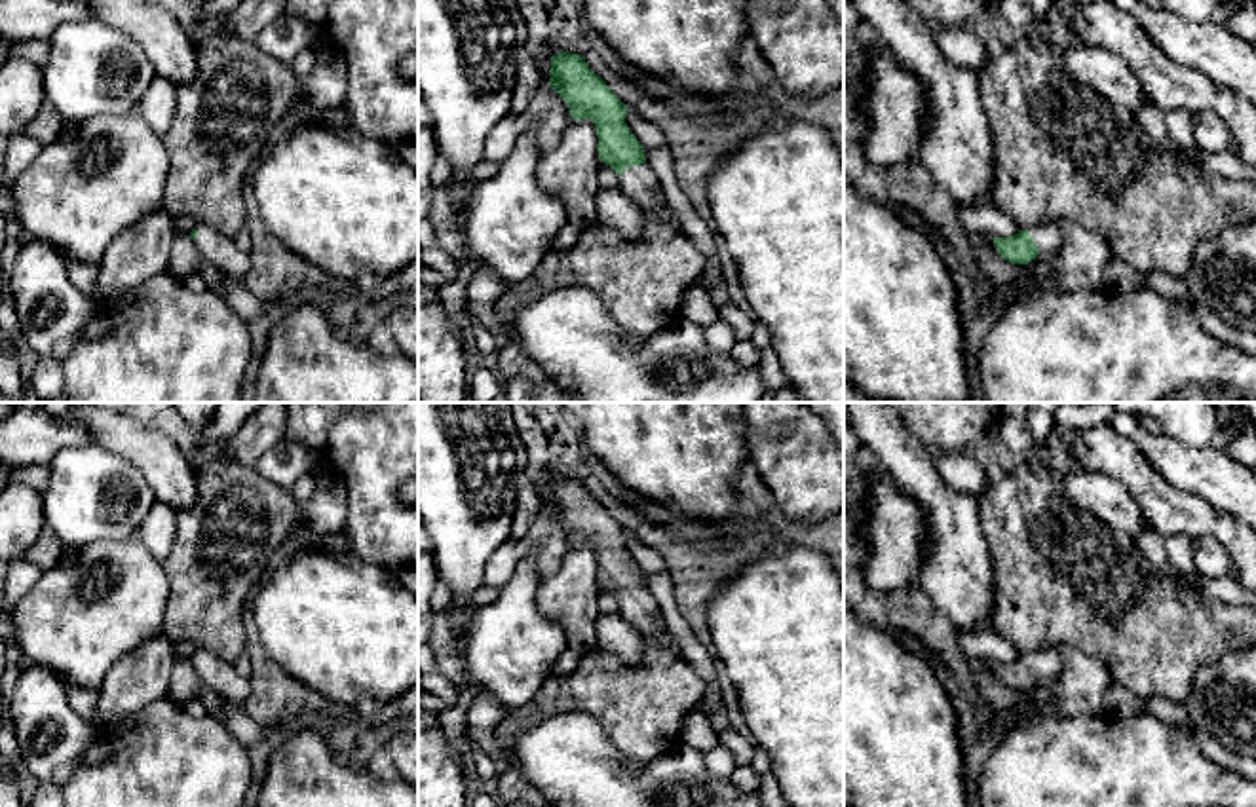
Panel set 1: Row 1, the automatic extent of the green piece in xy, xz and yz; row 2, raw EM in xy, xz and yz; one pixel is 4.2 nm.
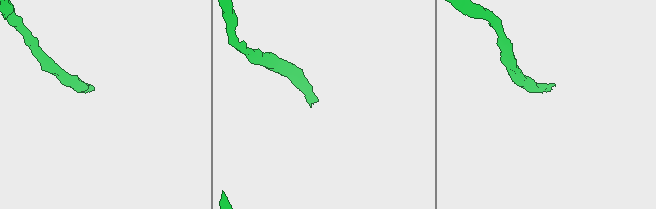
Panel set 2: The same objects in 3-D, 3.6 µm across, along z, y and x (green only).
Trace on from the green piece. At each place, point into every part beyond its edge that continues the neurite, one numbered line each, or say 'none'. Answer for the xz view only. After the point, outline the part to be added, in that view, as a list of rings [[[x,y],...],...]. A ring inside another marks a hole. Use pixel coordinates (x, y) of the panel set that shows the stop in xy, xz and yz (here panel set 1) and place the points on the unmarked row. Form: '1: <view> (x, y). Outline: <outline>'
1: xz (639, 608). Outline: [[[646,587],[640,591],[627,592],[623,596],[621,615],[631,625],[635,625],[644,634],[644,638],[656,638],[680,653],[678,642],[667,630],[657,600]]]

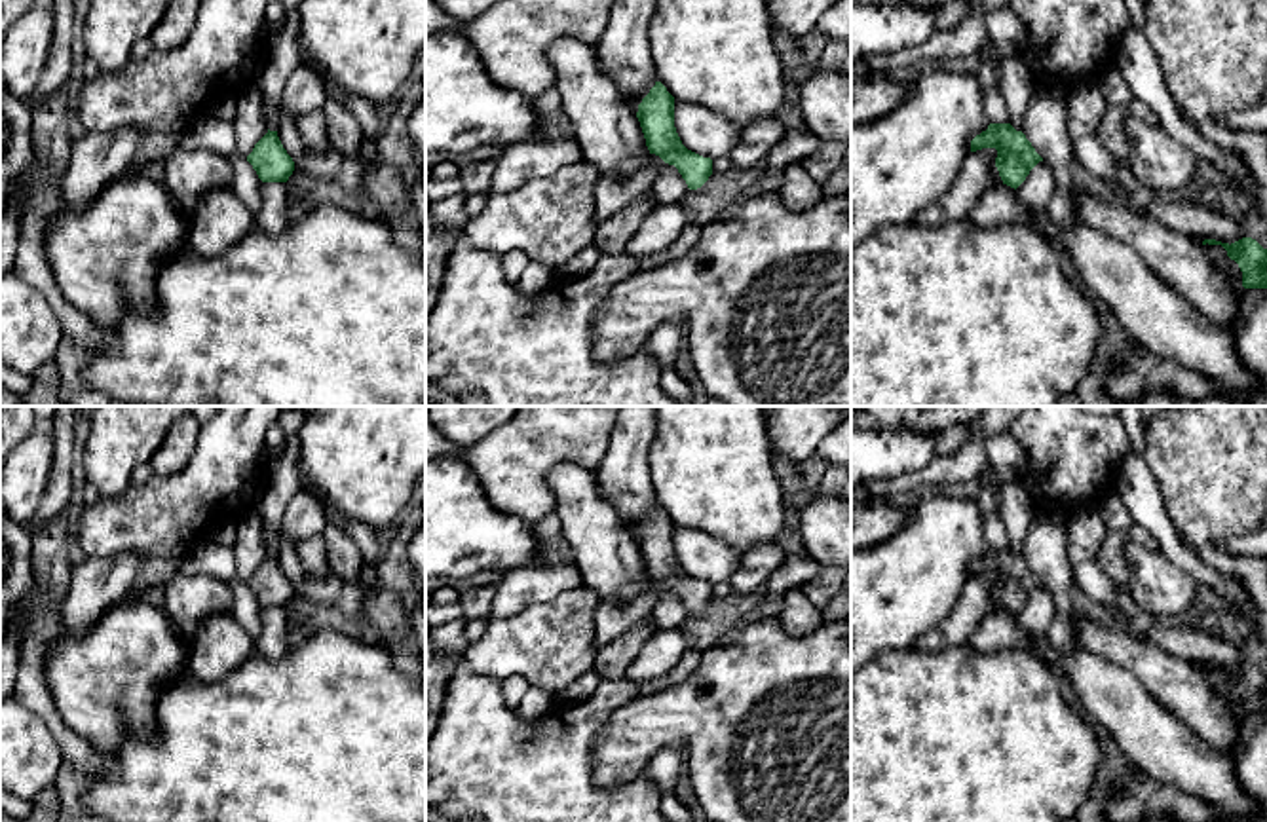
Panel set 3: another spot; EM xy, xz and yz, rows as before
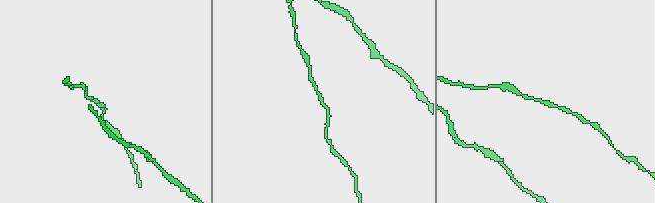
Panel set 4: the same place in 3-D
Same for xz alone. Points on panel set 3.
none

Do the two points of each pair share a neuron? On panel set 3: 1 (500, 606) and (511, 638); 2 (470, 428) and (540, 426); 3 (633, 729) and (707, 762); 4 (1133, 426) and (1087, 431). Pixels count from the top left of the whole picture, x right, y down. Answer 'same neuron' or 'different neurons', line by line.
1: different neurons
2: different neurons
3: same neuron
4: different neurons

